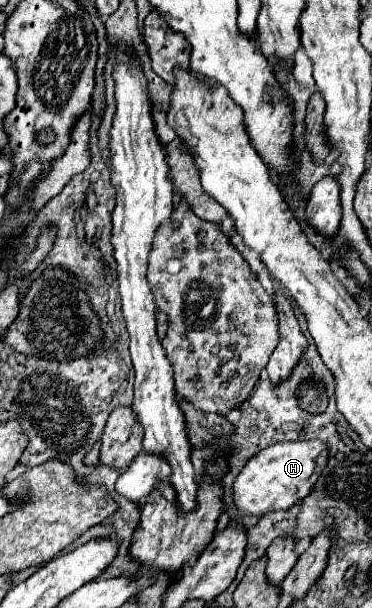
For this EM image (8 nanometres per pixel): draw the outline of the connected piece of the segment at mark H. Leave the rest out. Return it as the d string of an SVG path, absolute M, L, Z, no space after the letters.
M278 442L250 458L232 484L232 502L242 516L262 516L294 506L314 488L326 466L328 450L324 442Z

